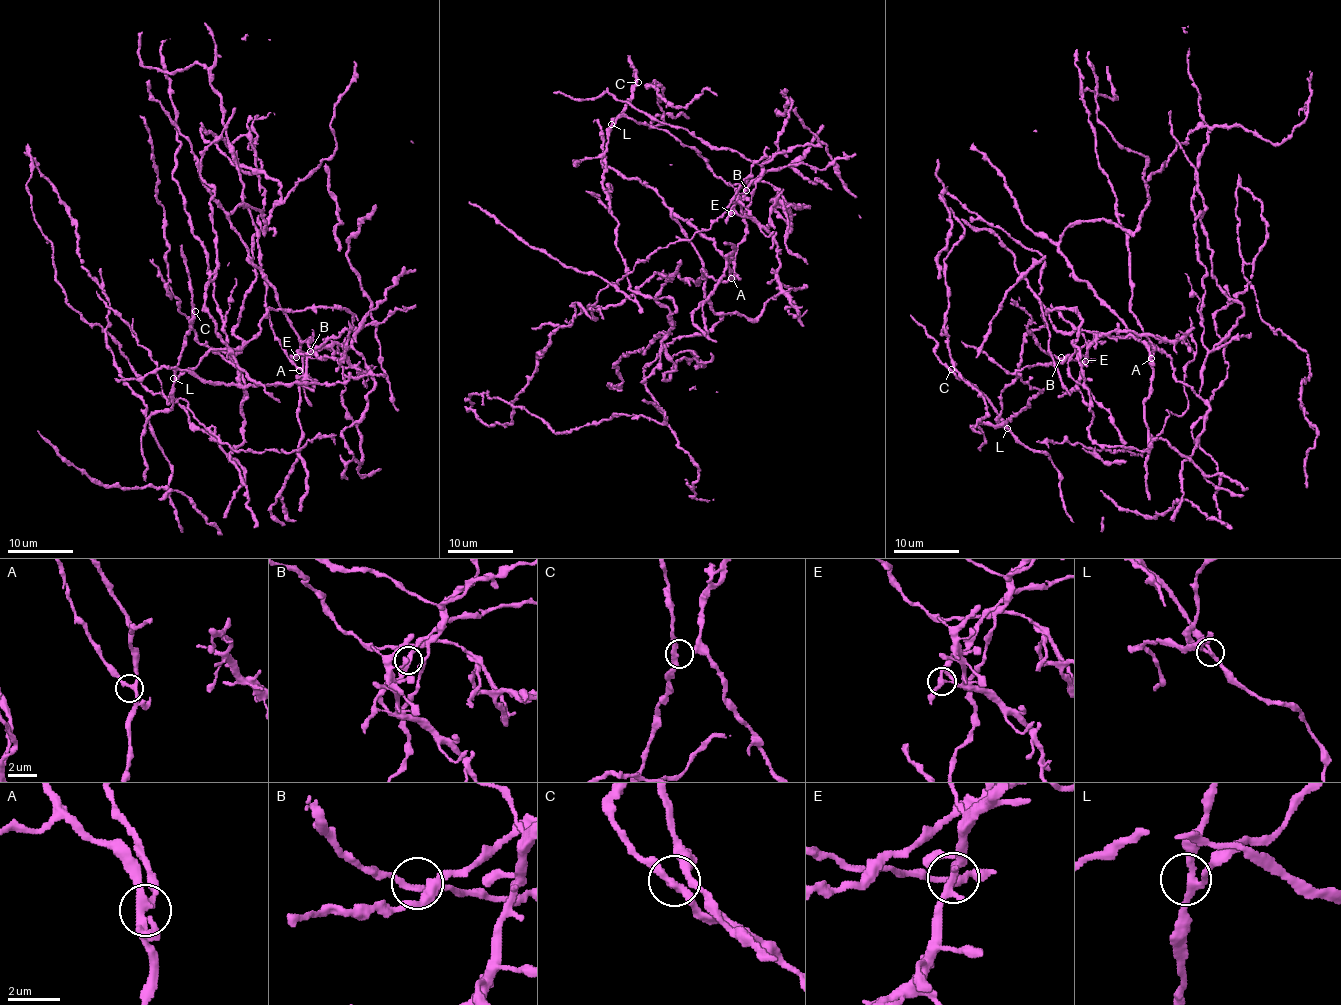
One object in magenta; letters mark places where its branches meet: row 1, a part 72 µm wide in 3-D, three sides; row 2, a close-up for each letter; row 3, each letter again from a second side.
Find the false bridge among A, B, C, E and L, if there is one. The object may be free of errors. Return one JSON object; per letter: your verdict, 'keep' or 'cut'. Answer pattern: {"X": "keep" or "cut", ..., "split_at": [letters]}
{"A": "keep", "B": "keep", "C": "keep", "E": "cut", "L": "keep", "split_at": ["E"]}

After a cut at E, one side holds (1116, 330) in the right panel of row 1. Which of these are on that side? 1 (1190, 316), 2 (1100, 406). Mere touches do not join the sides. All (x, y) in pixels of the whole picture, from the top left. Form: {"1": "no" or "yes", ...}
{"1": "no", "2": "no"}

